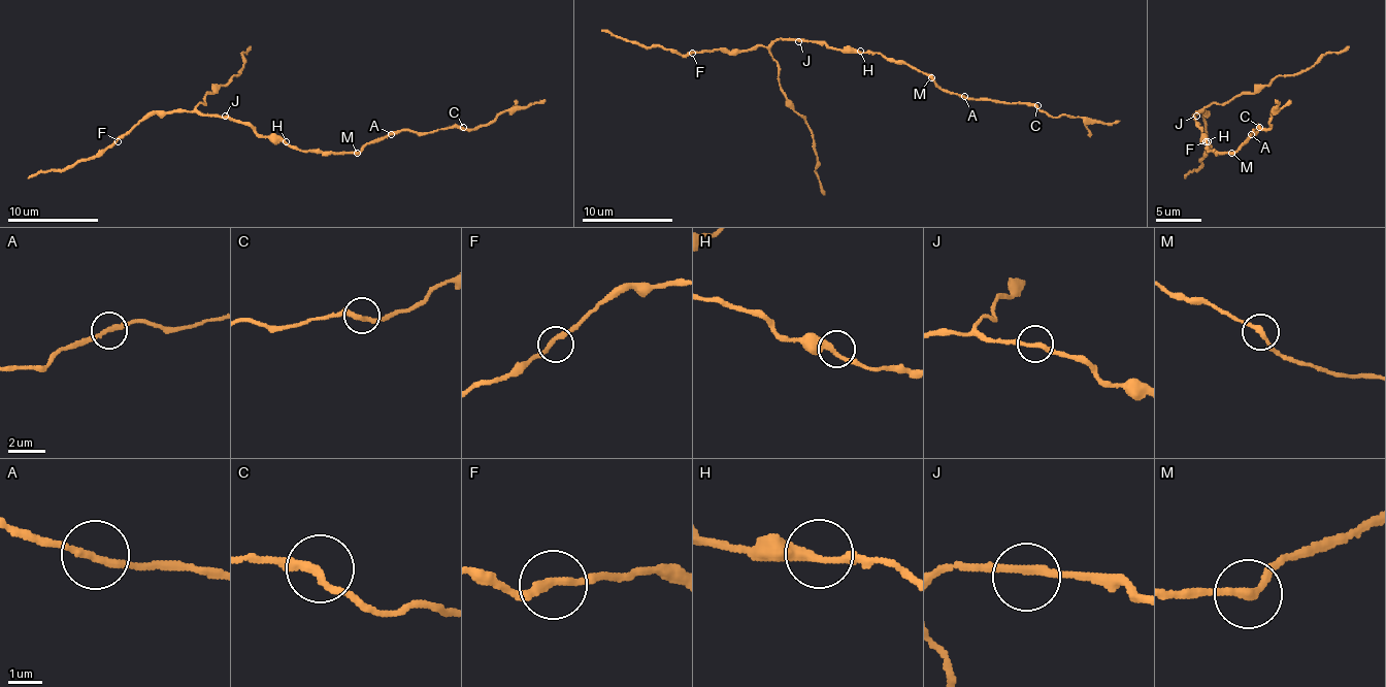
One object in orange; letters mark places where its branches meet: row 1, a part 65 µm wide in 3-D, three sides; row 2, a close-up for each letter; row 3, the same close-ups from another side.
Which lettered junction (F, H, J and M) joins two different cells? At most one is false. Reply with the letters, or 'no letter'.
M

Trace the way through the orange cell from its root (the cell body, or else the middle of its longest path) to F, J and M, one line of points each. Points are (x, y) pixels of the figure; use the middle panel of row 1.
F: (858, 53), (801, 39), (773, 39), (767, 46), (753, 46), (745, 51), (692, 53)
J: (858, 53), (828, 48), (817, 41), (798, 41)
M: (858, 53), (881, 53), (894, 60), (903, 60), (930, 77)

